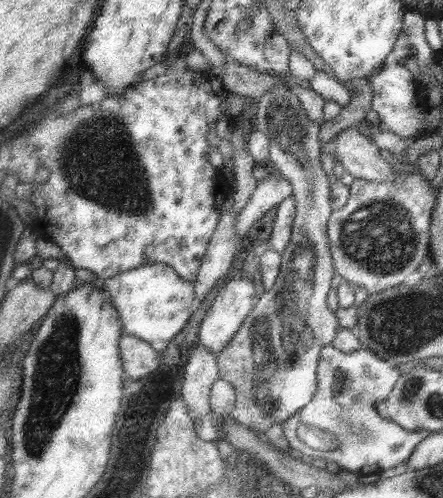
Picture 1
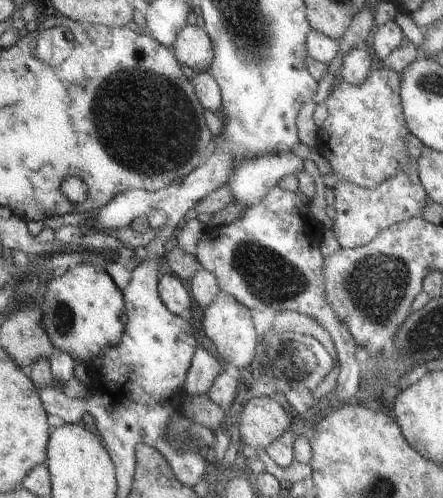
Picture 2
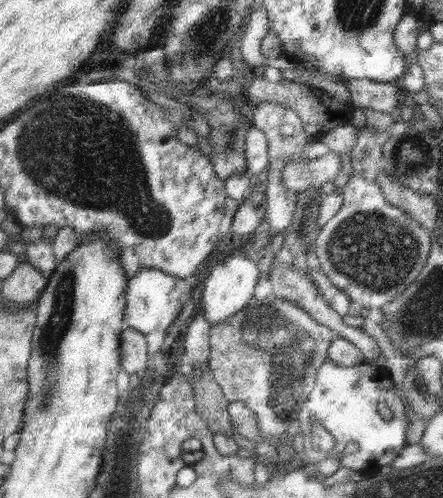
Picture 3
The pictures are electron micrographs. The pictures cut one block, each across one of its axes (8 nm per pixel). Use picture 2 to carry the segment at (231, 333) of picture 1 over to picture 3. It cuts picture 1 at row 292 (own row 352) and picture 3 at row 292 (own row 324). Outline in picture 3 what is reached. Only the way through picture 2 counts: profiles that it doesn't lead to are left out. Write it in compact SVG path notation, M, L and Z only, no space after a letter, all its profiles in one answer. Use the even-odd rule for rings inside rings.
M235 252L229 254L221 264L211 268L207 282L203 284L203 294L201 294L203 320L209 322L209 326L215 326L219 322L227 322L229 318L233 318L237 312L241 312L249 304L257 282L259 282L257 262L251 262L245 254L235 254Z

